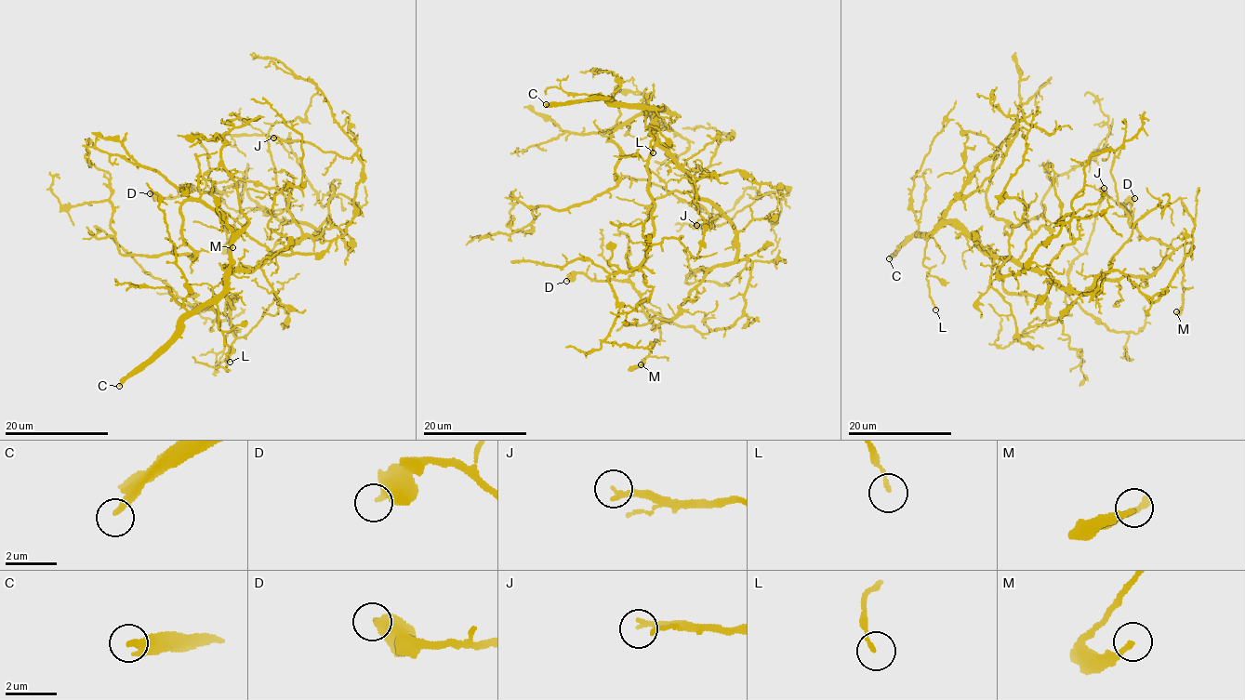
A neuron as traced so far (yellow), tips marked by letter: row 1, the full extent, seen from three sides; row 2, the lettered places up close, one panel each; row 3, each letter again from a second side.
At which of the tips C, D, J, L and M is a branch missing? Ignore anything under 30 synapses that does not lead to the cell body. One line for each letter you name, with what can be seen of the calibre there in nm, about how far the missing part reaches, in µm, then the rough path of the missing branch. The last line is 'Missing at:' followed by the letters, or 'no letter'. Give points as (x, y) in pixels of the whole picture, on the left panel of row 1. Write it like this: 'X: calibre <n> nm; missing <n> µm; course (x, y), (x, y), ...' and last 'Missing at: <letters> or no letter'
C: calibre 240 nm; missing 200 µm
Missing at: C

